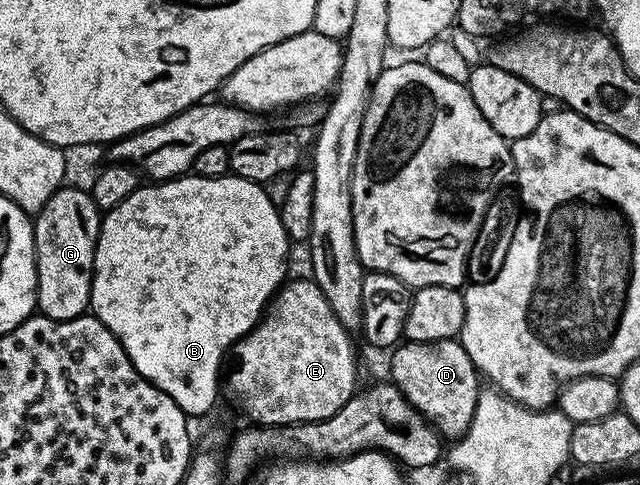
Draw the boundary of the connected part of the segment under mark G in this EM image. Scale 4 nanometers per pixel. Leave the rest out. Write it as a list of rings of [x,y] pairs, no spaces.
[[[63,185],[34,216],[35,302],[40,315],[65,321],[76,319],[91,305],[91,278],[95,272],[95,246],[99,240],[101,212],[90,190]]]

